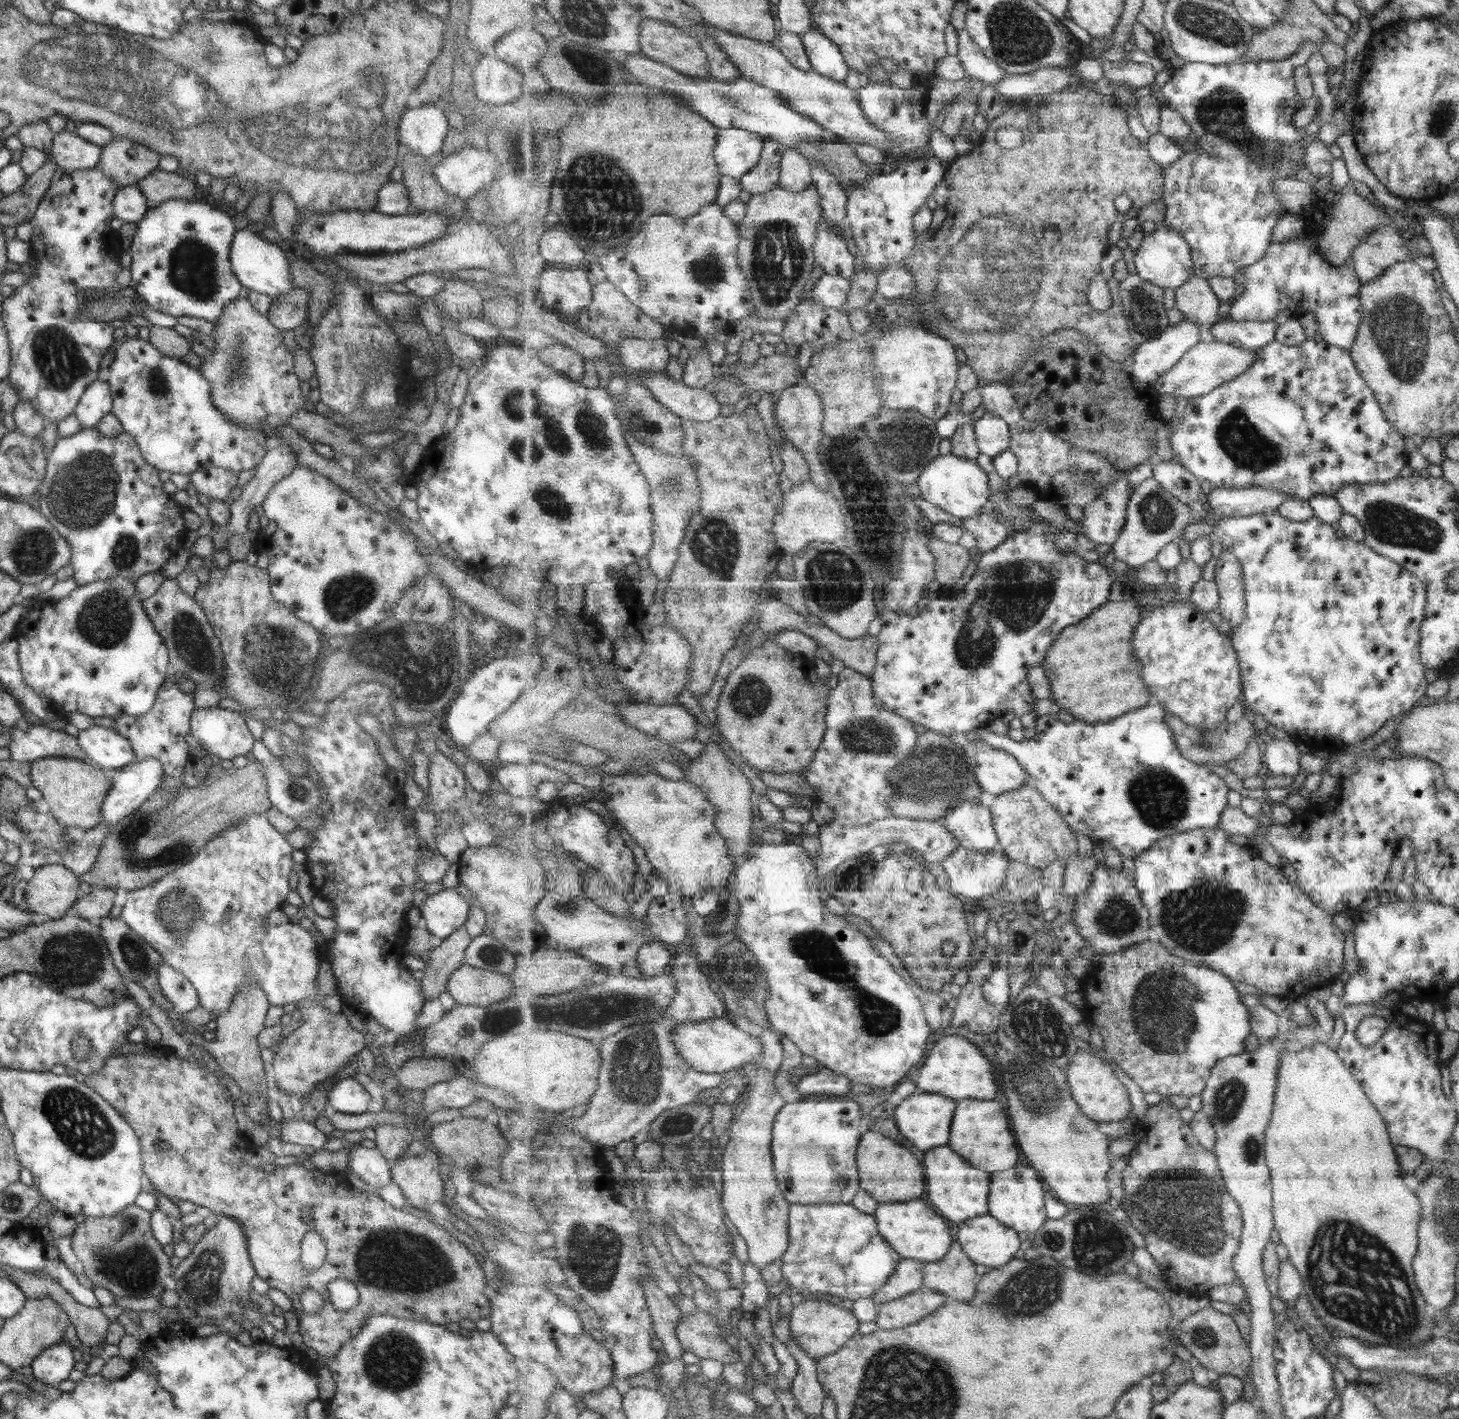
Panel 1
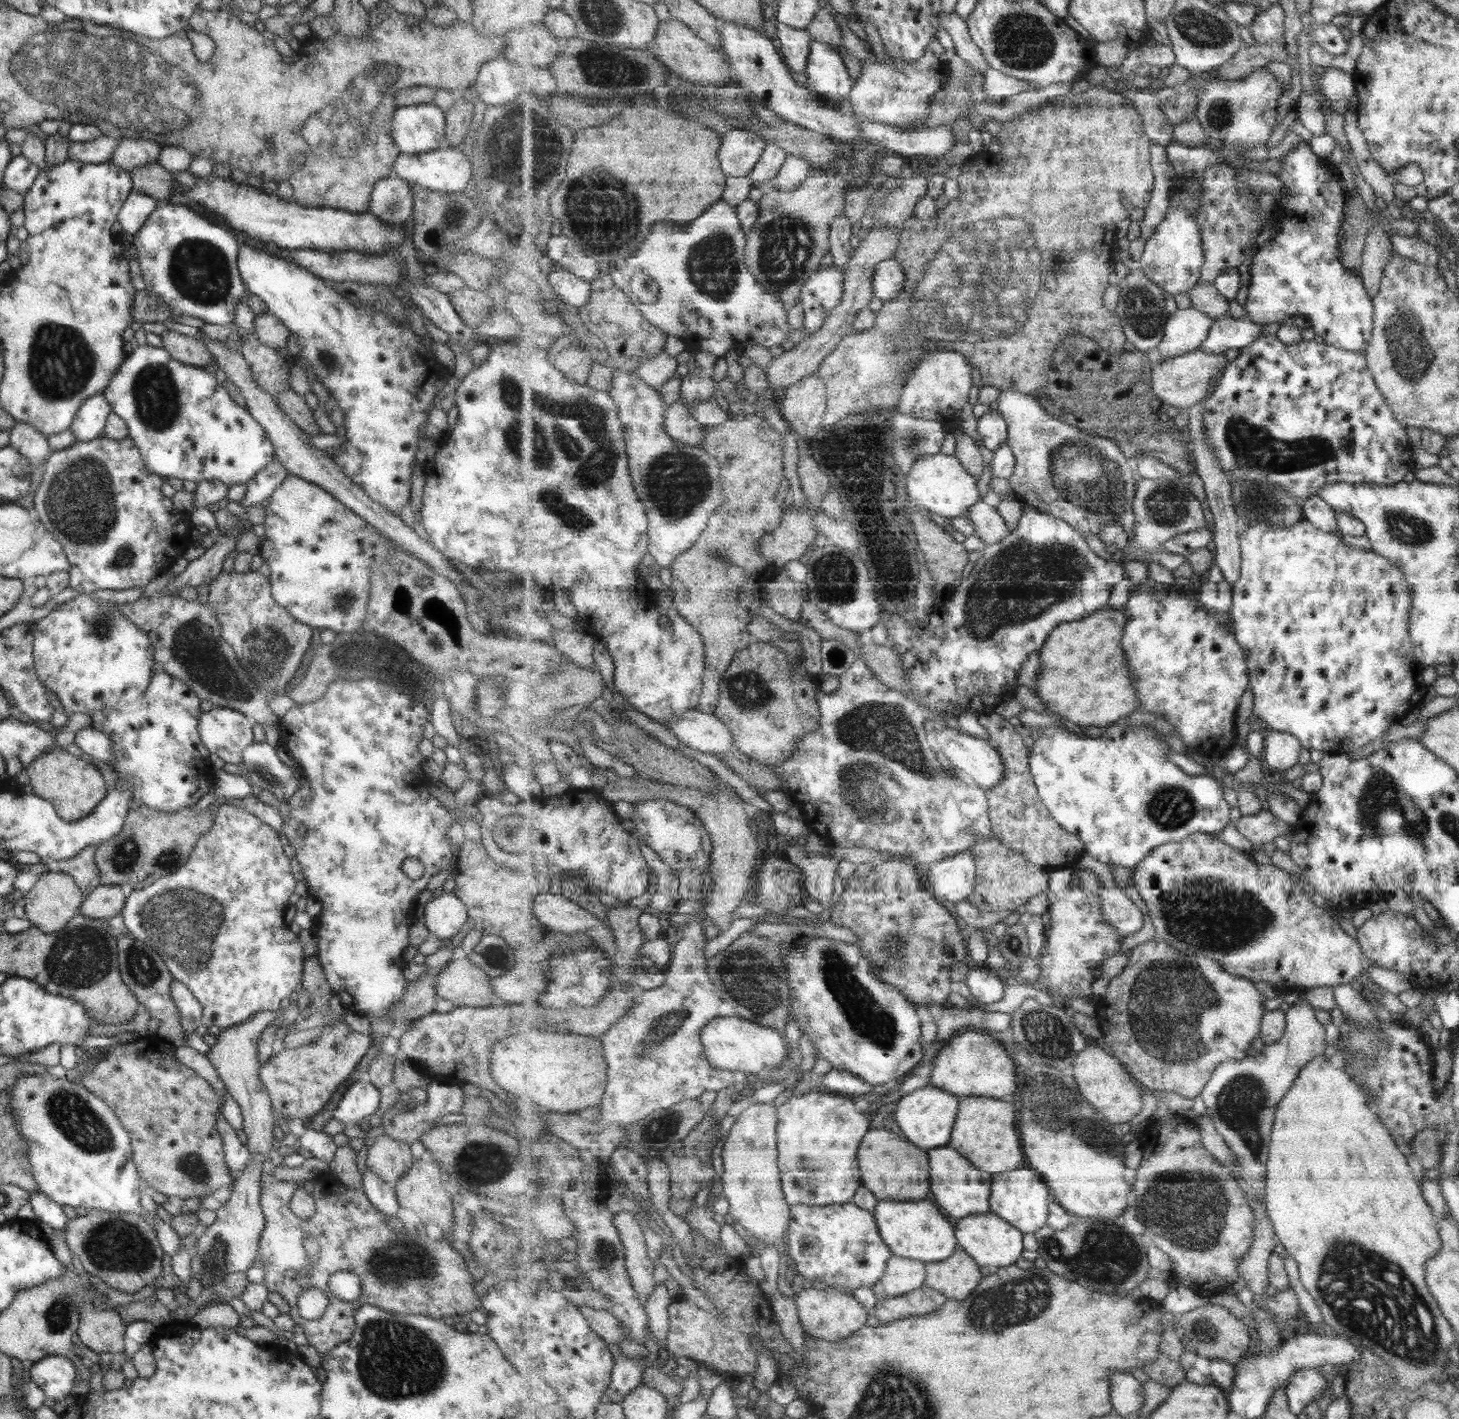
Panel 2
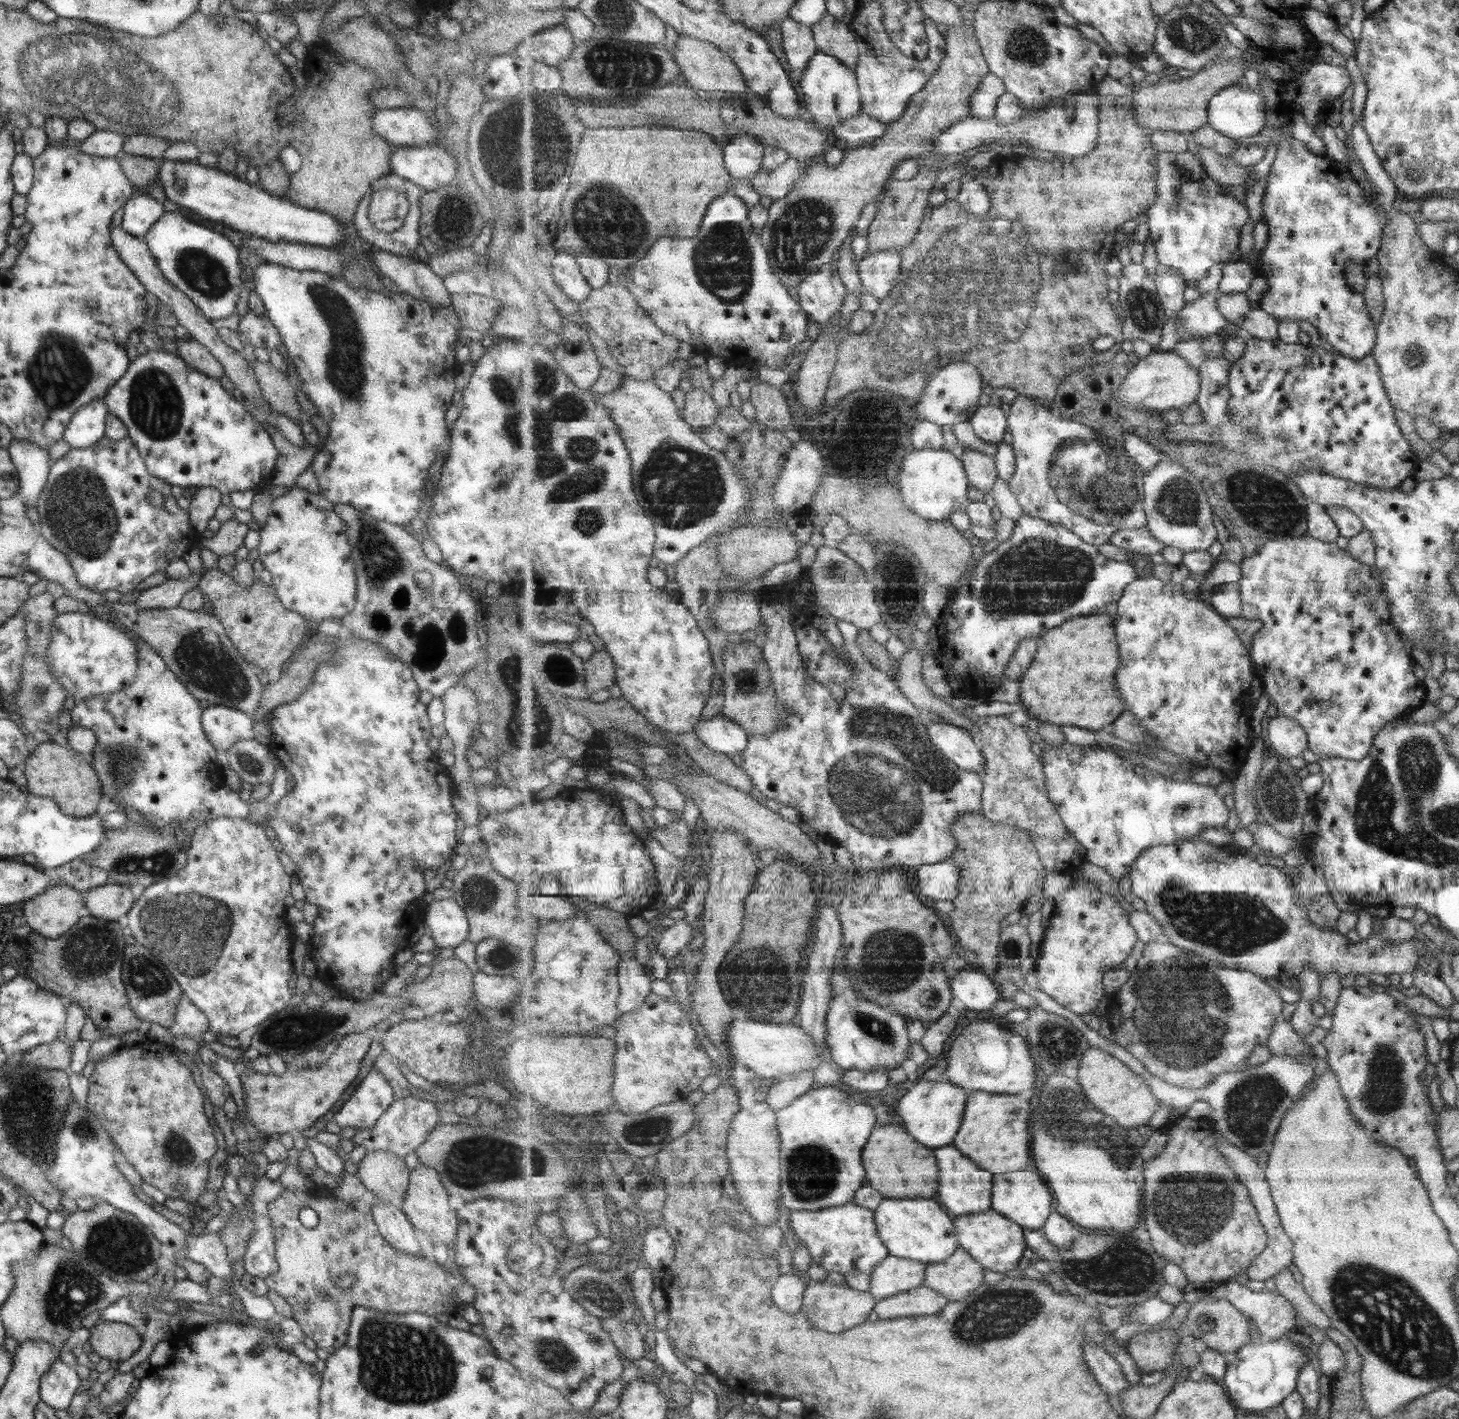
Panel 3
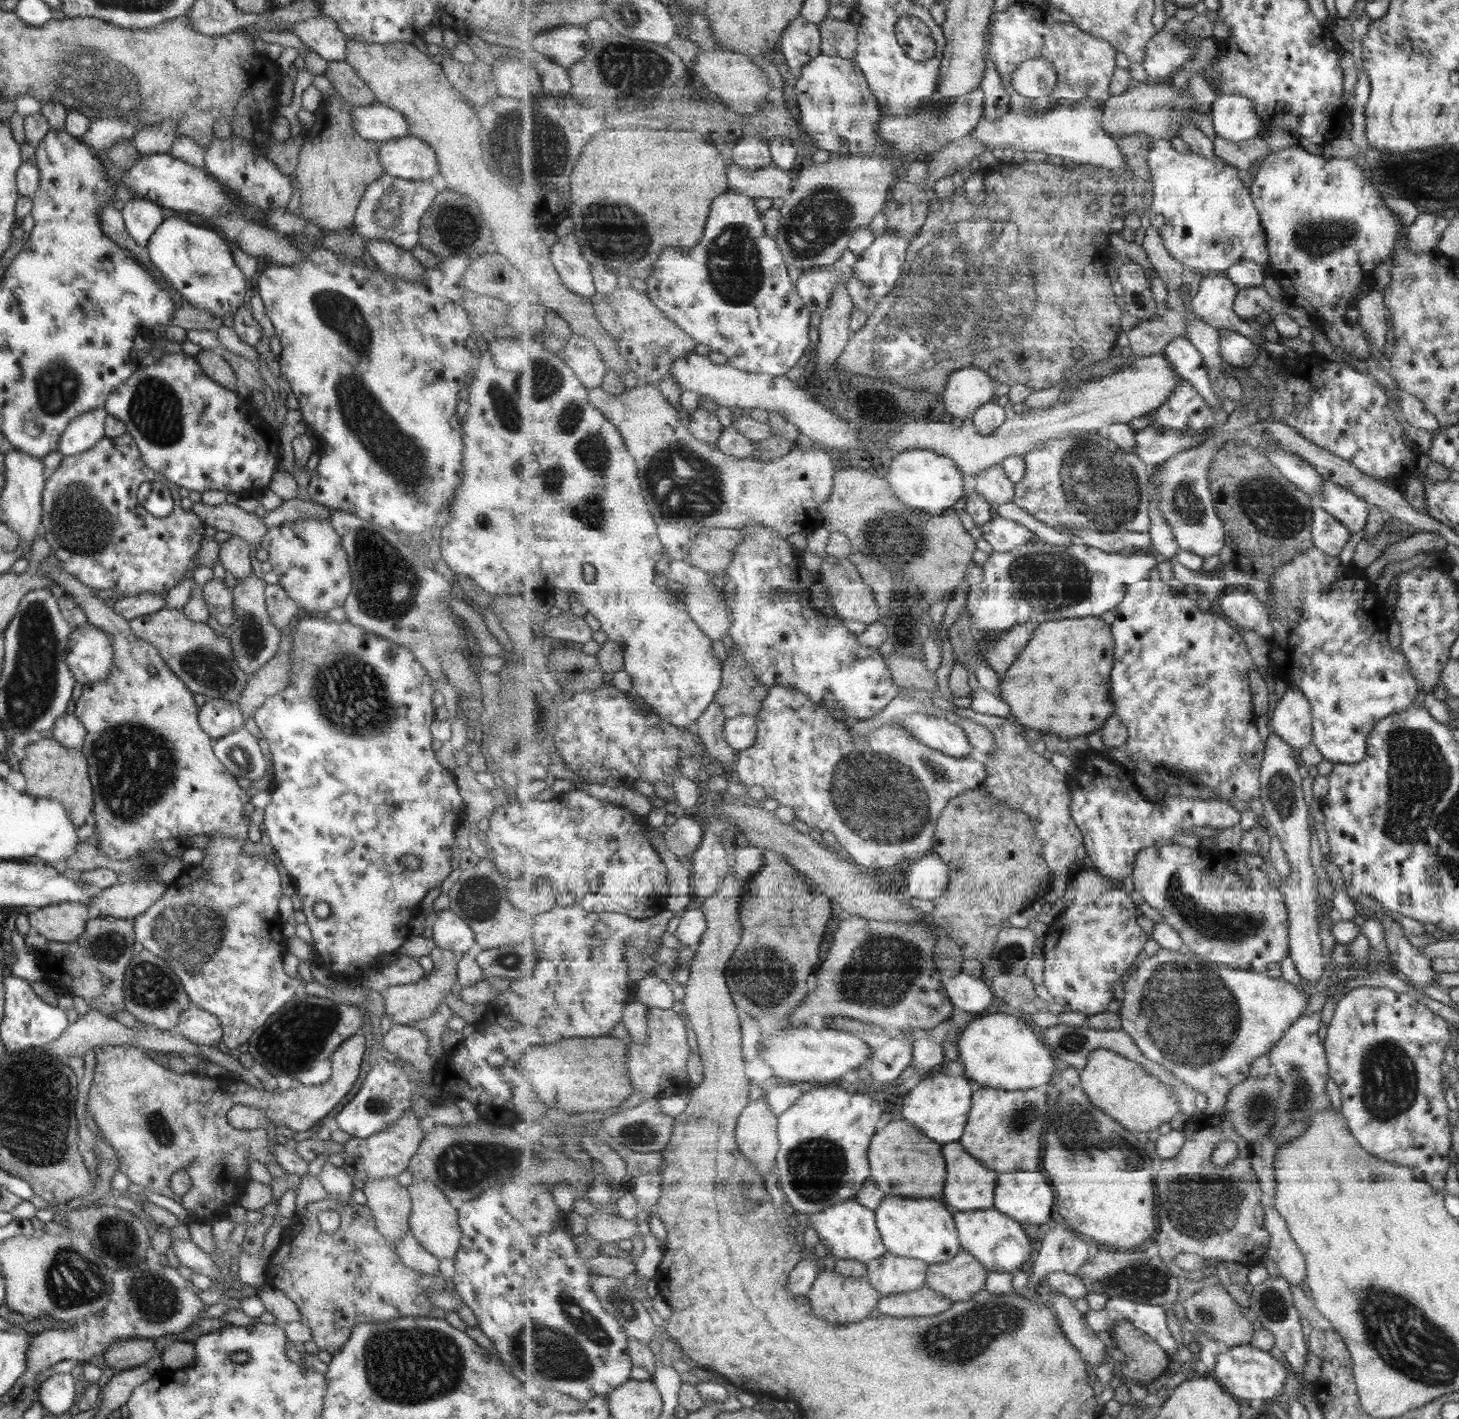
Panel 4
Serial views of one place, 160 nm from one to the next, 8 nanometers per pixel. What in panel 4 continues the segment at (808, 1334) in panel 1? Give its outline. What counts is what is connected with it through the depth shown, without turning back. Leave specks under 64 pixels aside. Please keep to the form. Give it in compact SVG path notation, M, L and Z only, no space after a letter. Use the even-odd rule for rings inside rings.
M836 1269L828 1272L821 1270L807 1295L811 1299L815 1313L836 1324L849 1324L865 1320L875 1308L878 1308L879 1301L885 1296L872 1285L867 1275L853 1278L837 1272Z

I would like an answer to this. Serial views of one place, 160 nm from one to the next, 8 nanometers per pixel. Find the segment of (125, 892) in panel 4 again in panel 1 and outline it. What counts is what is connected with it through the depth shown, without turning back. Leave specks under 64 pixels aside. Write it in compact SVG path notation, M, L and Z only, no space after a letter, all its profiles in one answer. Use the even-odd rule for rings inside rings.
M92 885L88 894L83 895L73 904L73 910L79 918L86 921L93 921L101 917L107 917L113 906L113 889L100 888Z

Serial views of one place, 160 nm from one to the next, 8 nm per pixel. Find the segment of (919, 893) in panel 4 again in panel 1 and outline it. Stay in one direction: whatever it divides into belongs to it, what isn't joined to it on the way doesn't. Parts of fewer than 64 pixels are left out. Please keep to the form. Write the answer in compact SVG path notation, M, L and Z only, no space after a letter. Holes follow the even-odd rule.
M959 845L945 860L942 860L941 865L947 874L949 889L953 890L953 894L983 900L1003 889L1011 861L1010 856L1001 848L983 852Z

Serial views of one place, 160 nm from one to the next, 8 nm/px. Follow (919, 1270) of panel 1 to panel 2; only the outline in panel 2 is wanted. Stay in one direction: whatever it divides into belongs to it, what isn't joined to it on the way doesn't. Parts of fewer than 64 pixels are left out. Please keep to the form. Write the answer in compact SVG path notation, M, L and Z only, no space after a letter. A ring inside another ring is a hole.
M893 1255L885 1276L872 1289L879 1300L900 1297L920 1289L926 1284L926 1277L926 1262Z

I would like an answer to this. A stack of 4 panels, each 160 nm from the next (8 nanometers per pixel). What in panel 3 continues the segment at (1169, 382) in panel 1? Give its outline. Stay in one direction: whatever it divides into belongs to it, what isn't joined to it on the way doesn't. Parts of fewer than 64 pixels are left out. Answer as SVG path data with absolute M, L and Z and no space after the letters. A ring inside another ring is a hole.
M1154 349L1149 356L1140 359L1114 397L1119 404L1127 406L1127 408L1153 410L1161 413L1173 409L1183 410L1197 402L1200 390L1200 374L1188 364L1185 358L1173 350Z

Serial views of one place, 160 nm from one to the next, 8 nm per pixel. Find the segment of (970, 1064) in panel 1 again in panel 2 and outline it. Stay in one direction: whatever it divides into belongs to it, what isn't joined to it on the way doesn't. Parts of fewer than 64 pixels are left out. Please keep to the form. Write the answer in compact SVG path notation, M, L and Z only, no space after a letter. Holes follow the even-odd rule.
M973 1030L955 1035L943 1043L943 1050L937 1051L933 1065L930 1084L959 1098L965 1096L1003 1098L1017 1090L1017 1066L1013 1058L987 1033L981 1034Z

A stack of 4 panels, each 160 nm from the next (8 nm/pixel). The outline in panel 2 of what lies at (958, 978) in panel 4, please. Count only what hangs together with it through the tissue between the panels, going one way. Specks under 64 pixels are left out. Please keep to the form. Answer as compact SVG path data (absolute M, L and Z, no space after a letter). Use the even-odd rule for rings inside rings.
M977 966L964 981L975 1001L985 1006L999 1002L1005 994L1007 982L986 966Z

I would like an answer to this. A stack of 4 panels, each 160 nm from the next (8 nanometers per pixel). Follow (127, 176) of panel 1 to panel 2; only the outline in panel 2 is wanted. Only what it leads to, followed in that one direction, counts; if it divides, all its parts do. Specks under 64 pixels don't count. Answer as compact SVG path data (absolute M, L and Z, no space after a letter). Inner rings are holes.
M121 139L109 162L130 174L133 169L156 163L161 149L161 146L150 141Z

